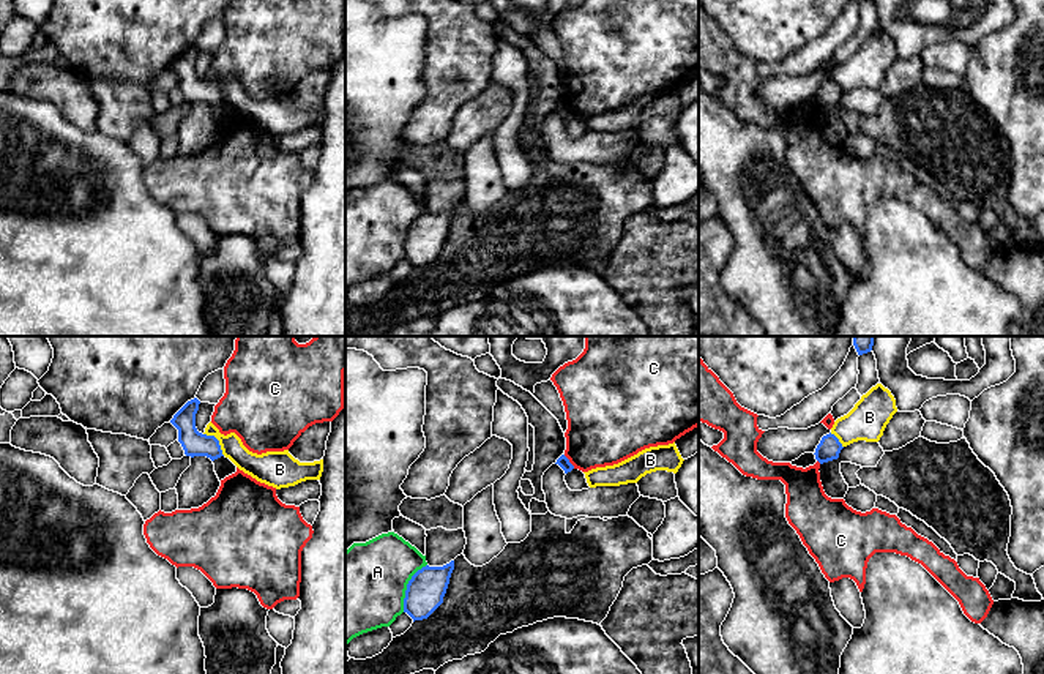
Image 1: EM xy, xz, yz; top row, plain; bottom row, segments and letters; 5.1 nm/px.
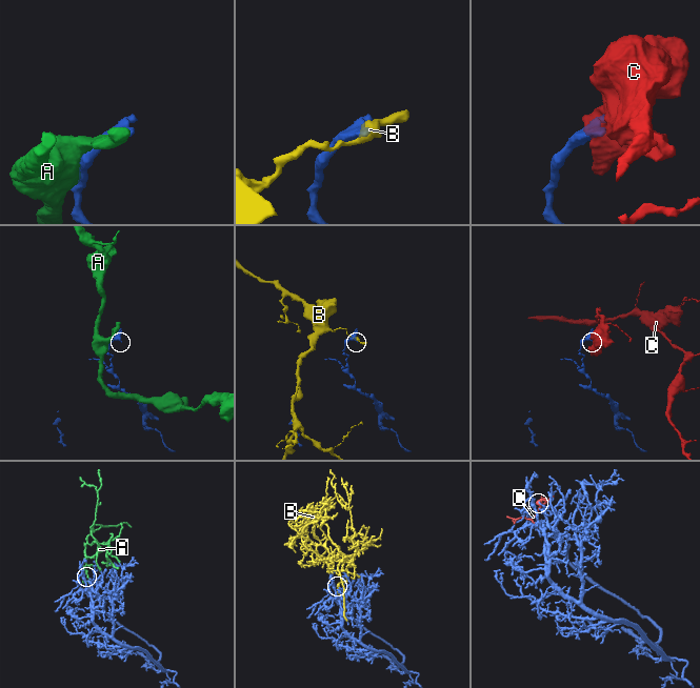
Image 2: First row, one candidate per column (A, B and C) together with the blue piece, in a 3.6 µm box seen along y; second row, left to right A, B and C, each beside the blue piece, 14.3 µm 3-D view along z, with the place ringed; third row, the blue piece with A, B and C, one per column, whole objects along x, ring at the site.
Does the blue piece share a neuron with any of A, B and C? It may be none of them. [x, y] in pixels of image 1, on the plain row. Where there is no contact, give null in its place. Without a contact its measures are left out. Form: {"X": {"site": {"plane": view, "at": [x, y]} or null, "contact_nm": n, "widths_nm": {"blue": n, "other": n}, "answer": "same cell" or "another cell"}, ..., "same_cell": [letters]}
{"A": {"site": {"plane": "xz", "at": [407, 234]}, "contact_nm": 280, "widths_nm": {"blue": 190, "other": 440}, "answer": "another cell"}, "B": {"site": {"plane": "xy", "at": [218, 87]}, "contact_nm": 160, "widths_nm": {"blue": 130, "other": 130}, "answer": "another cell"}, "C": {"site": {"plane": "xz", "at": [568, 108]}, "contact_nm": 90, "widths_nm": {"blue": 60, "other": 380}, "answer": "another cell"}, "same_cell": []}

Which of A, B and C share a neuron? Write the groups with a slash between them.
A / B / C

